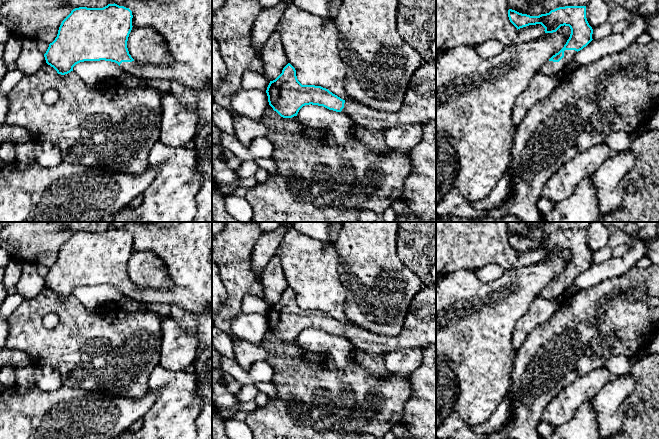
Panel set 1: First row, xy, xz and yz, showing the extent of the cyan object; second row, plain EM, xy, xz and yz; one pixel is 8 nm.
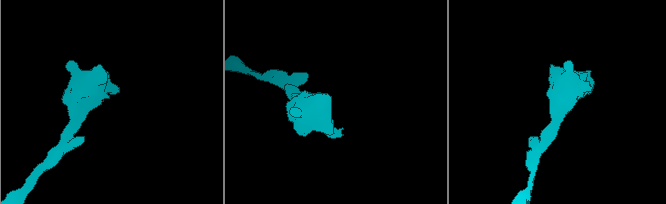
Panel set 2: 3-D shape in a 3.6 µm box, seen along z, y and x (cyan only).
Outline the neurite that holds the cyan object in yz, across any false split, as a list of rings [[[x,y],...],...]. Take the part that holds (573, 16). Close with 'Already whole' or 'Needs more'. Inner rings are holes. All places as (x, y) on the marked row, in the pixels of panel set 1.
[[[507,0],[508,17],[517,28],[517,42],[525,43],[536,40],[545,33],[556,32],[561,26],[569,26],[571,34],[564,47],[541,68],[545,75],[558,75],[565,69],[576,53],[586,47],[593,39],[593,29],[586,18],[586,6],[590,0]]]. Needs more

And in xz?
[[[423,62],[414,72],[409,81],[402,107],[393,113],[370,109],[353,100],[345,101],[321,86],[302,85],[297,79],[295,68],[290,63],[283,68],[282,73],[275,80],[270,81],[266,93],[269,105],[283,118],[297,116],[303,106],[312,104],[342,112],[350,118],[354,125],[360,125],[372,131],[387,130],[398,125],[424,125],[436,120],[436,64]]]. Needs more

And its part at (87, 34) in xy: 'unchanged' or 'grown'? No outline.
grown

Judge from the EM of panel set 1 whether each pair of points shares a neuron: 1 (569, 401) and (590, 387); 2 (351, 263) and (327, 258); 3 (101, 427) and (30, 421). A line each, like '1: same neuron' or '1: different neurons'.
1: same neuron
2: different neurons
3: same neuron

